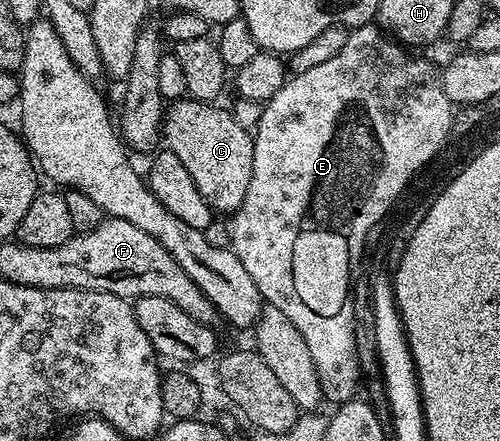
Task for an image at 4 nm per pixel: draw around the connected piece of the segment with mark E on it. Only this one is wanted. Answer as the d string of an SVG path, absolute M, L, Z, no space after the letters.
M377 24L359 25L351 28L346 37L346 42L335 51L331 57L318 61L315 65L307 67L303 73L291 76L272 95L270 101L262 105L262 114L256 128L253 130L254 154L252 155L252 183L248 183L248 195L244 203L229 218L231 243L229 248L244 263L248 275L252 275L252 283L260 291L263 302L266 305L276 307L288 315L290 322L296 326L296 331L304 335L304 343L308 343L308 352L312 354L312 363L316 365L316 379L319 380L320 391L327 402L341 403L355 400L360 389L360 374L358 369L356 339L353 338L353 291L350 288L348 275L350 269L354 269L358 262L351 250L356 248L366 249L368 238L371 236L370 221L382 213L382 208L387 208L387 202L392 203L391 198L398 193L411 170L417 169L422 161L430 157L430 153L438 147L446 133L448 123L455 121L454 109L450 104L448 95L444 95L442 78L439 70L434 69L430 61L422 57L413 57L413 52L407 51L397 40L391 39Z

